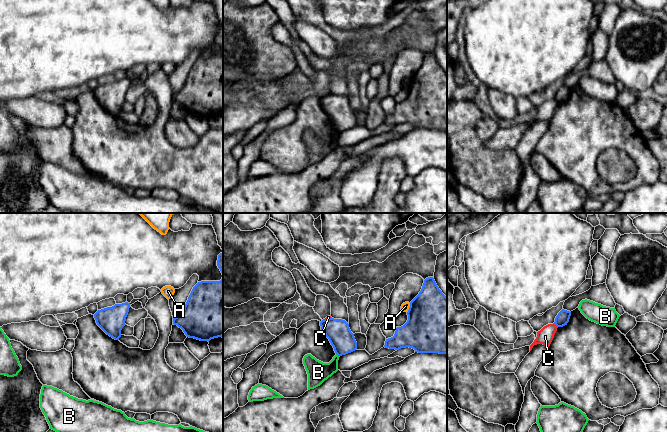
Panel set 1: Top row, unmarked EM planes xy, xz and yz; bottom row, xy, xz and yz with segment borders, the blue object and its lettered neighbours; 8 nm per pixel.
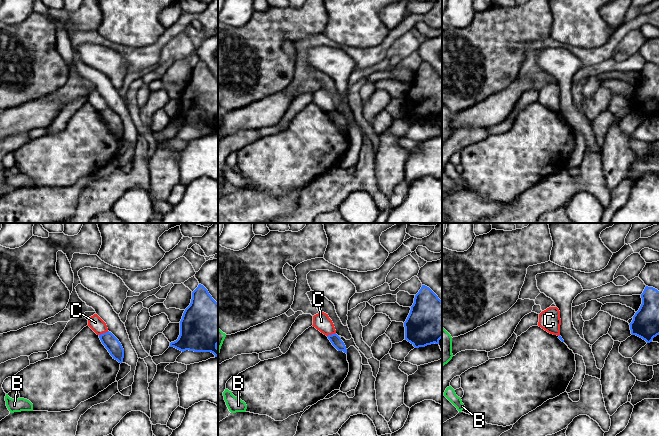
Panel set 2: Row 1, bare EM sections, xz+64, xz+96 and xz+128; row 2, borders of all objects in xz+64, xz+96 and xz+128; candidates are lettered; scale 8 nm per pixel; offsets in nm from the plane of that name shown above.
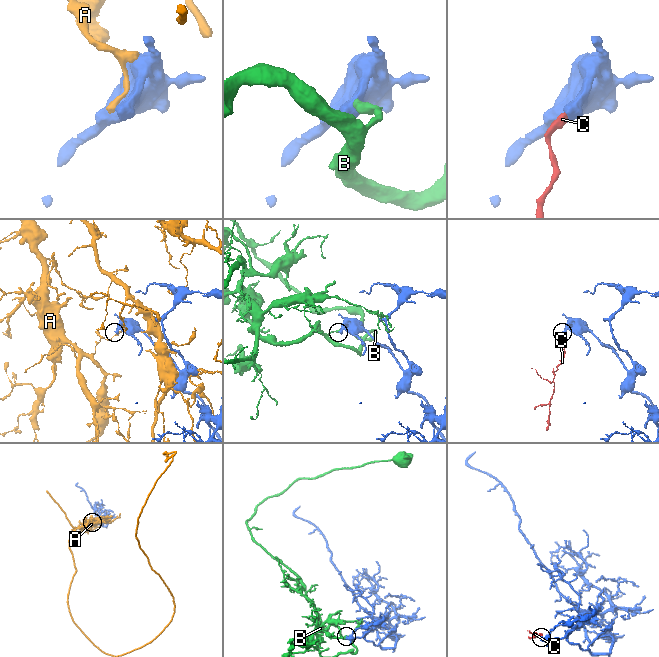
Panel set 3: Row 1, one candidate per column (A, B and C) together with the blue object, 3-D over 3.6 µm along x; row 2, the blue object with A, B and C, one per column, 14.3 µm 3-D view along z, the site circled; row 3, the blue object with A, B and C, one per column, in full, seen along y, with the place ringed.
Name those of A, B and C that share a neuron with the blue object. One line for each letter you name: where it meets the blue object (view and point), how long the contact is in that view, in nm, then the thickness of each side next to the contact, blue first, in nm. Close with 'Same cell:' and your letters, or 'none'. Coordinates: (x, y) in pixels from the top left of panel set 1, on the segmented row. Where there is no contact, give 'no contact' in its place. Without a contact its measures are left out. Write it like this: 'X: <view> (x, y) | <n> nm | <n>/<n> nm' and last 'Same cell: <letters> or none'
Same cell: none

